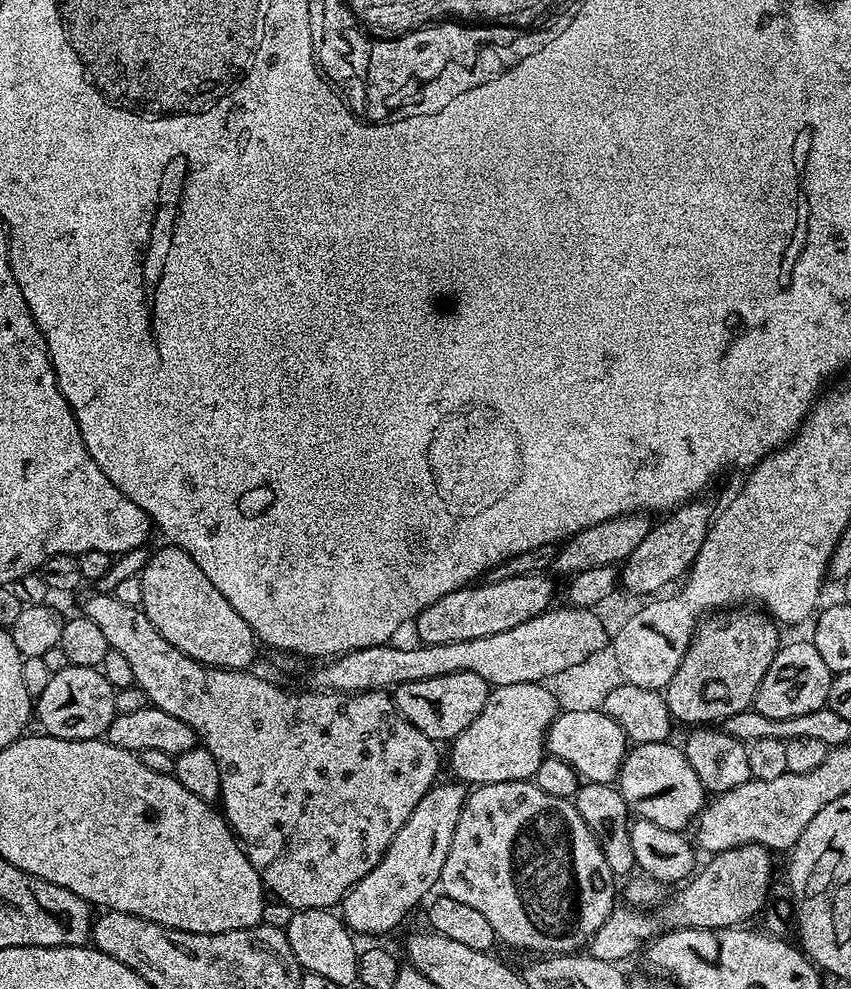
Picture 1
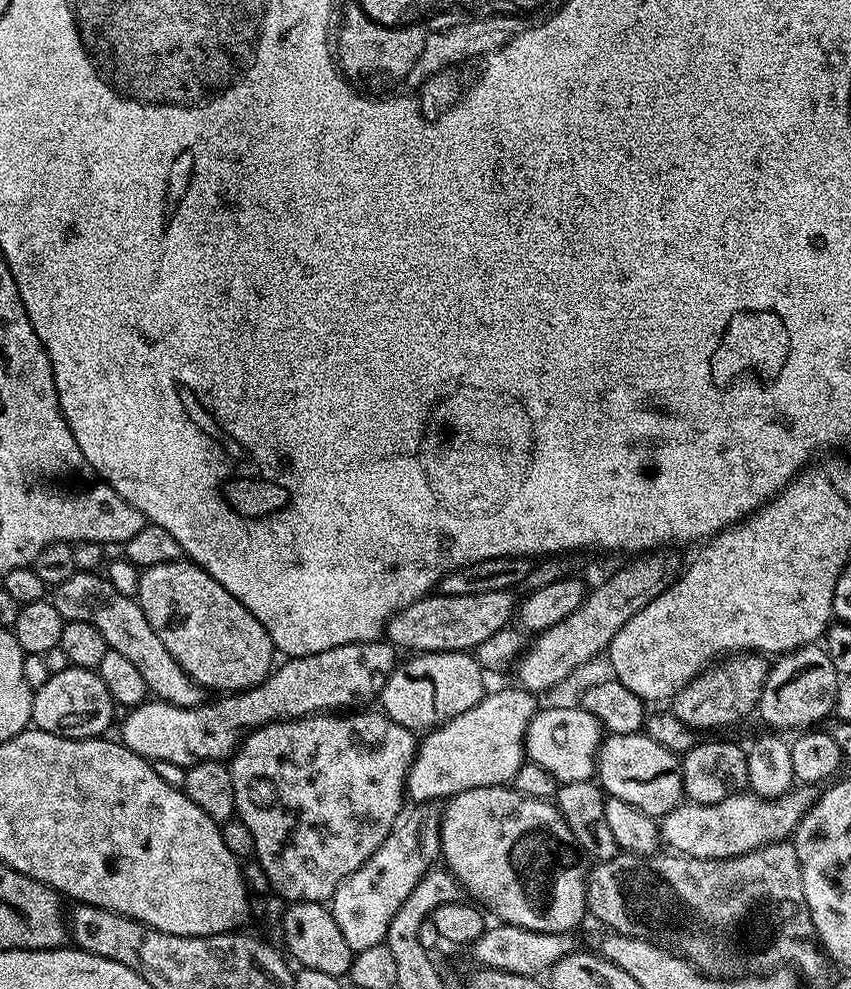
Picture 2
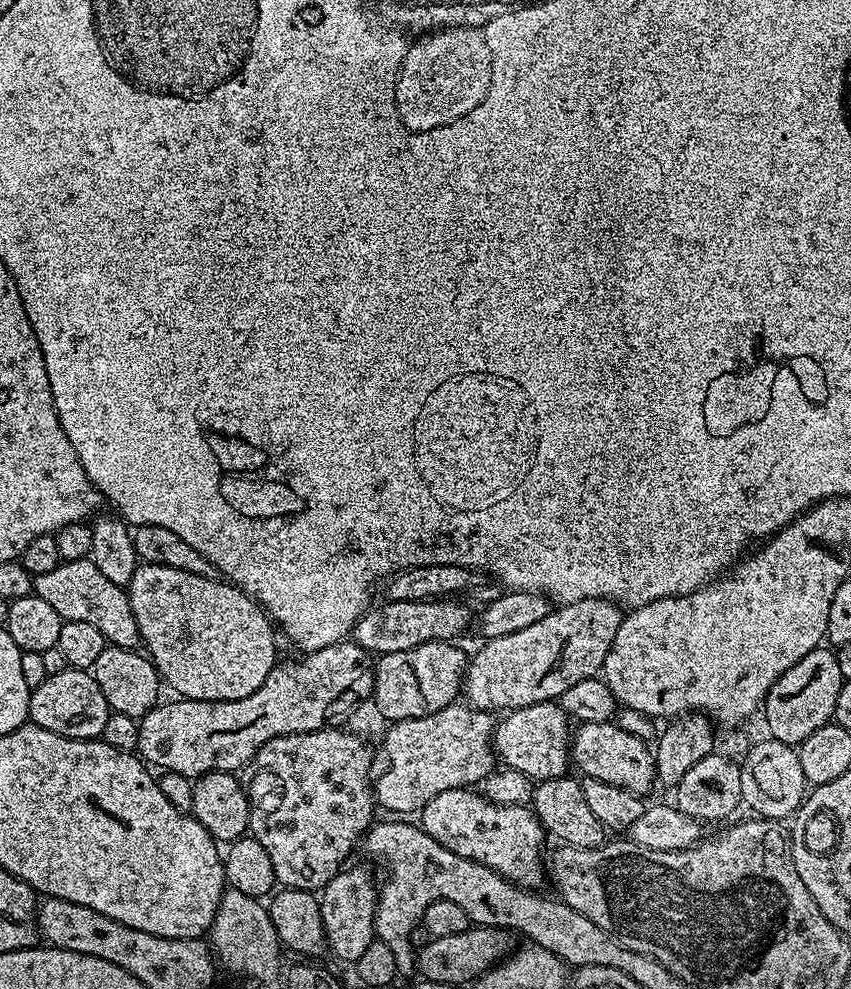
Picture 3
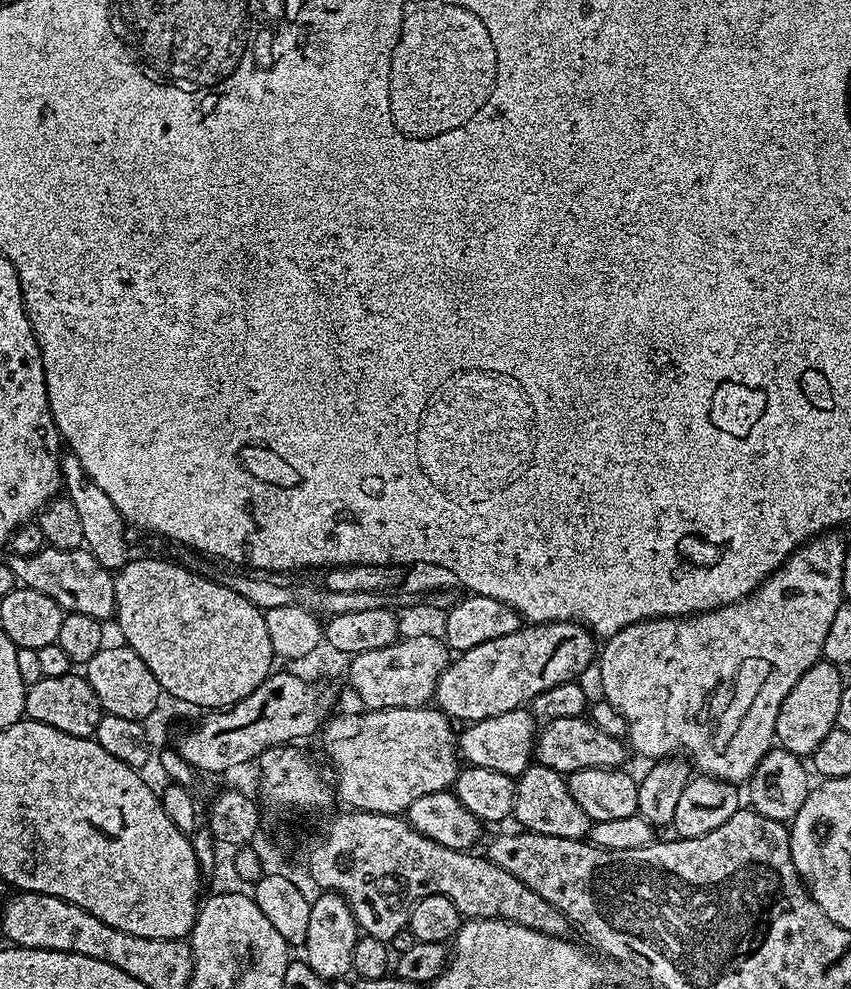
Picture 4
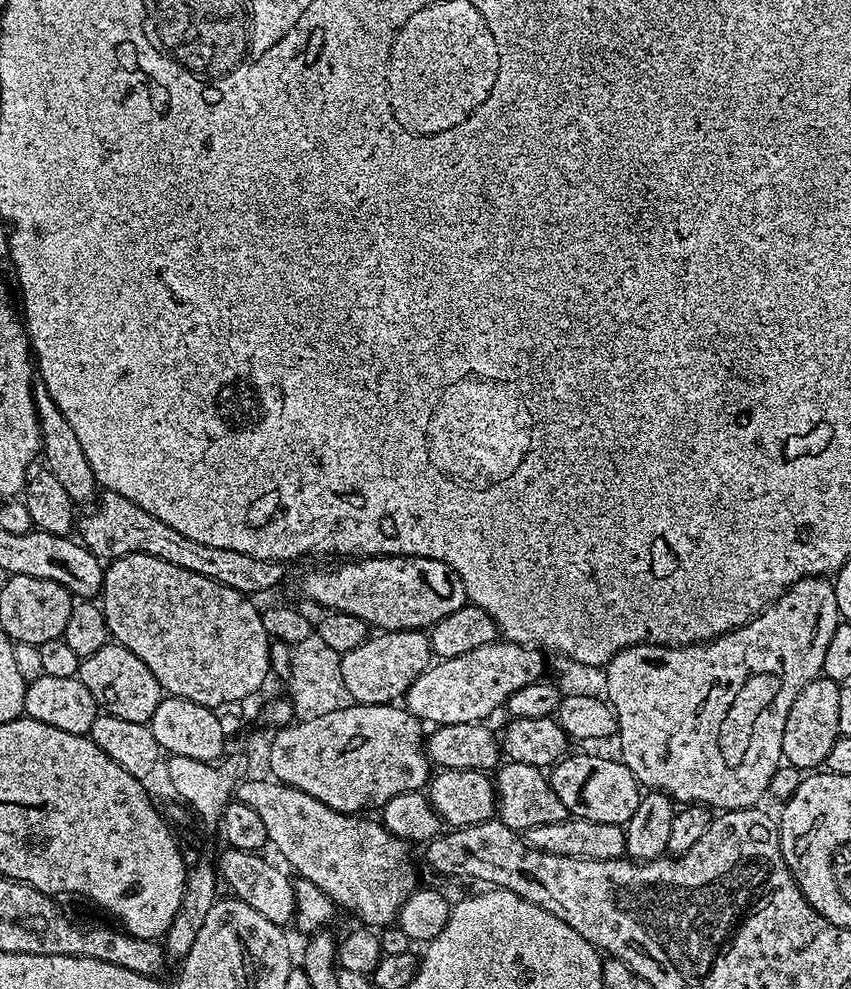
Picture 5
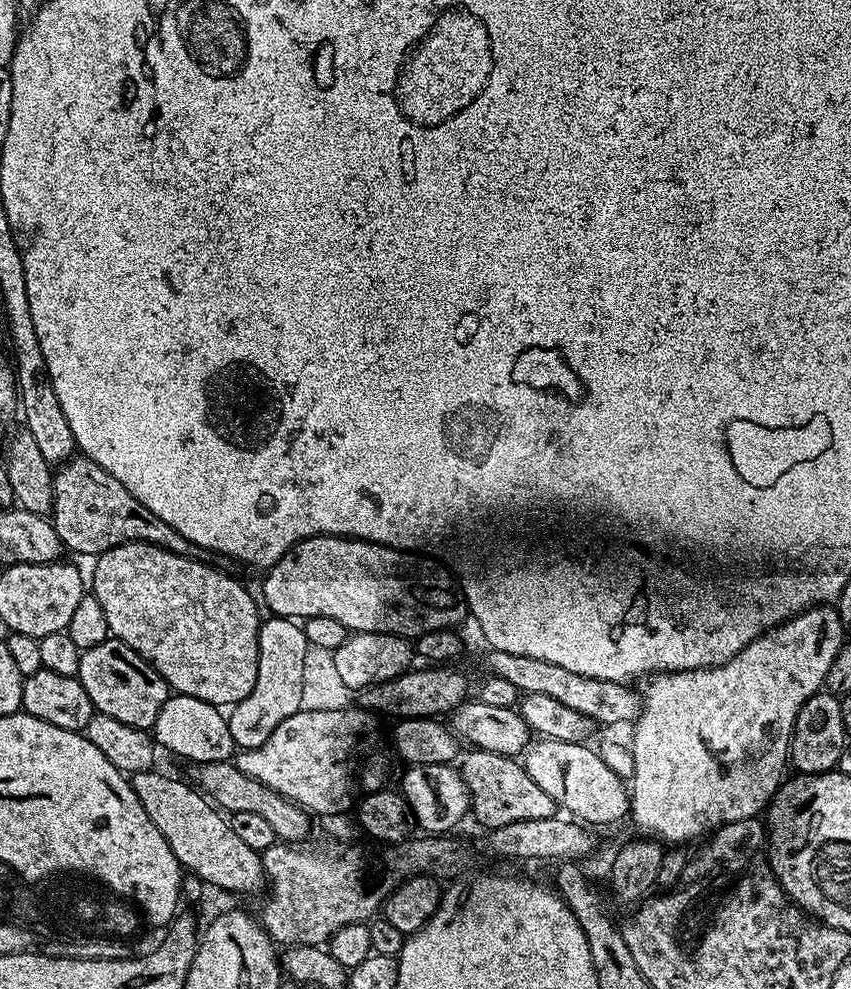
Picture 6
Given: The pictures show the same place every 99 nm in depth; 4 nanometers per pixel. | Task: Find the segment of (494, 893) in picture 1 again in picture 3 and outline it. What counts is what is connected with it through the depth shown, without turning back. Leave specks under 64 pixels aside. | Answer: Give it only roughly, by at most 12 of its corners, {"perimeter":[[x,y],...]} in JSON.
{"perimeter":[[455,788],[418,824],[446,850],[539,884],[542,829],[531,807]]}

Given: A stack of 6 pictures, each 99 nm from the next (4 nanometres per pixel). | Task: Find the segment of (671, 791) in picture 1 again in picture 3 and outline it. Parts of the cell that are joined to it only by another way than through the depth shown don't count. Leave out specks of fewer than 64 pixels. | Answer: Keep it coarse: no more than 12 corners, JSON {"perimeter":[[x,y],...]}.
{"perimeter":[[616,722],[580,724],[570,760],[587,779],[645,794],[656,757]]}

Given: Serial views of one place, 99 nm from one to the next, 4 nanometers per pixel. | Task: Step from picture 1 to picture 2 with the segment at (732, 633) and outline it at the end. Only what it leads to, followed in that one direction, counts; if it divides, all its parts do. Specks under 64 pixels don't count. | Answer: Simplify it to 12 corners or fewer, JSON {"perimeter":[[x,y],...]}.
{"perimeter":[[736,654],[699,672],[670,711],[700,734],[757,711],[769,661]]}

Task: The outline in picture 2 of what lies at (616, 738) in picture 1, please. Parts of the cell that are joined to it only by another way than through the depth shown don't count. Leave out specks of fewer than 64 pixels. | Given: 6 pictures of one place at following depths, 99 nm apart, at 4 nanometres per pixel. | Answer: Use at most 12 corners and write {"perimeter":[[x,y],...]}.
{"perimeter":[[544,706],[524,754],[560,784],[592,780],[606,733],[582,707]]}

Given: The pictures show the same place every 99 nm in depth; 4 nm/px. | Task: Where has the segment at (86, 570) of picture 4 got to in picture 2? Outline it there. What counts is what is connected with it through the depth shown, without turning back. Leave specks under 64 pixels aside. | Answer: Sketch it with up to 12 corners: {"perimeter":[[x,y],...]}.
{"perimeter":[[75,572],[50,603],[90,622],[146,678],[195,708],[202,689],[174,662],[139,603],[103,575]]}

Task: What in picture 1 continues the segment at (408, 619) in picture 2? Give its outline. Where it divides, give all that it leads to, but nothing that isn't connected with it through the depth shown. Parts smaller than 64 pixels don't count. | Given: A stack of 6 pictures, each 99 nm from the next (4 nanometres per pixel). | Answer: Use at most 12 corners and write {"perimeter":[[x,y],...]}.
{"perimeter":[[538,572],[476,582],[414,621],[419,643],[502,634],[548,611]]}

